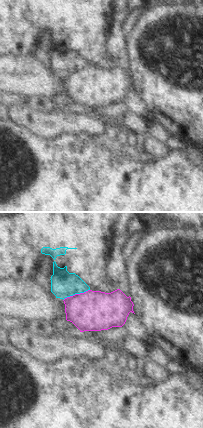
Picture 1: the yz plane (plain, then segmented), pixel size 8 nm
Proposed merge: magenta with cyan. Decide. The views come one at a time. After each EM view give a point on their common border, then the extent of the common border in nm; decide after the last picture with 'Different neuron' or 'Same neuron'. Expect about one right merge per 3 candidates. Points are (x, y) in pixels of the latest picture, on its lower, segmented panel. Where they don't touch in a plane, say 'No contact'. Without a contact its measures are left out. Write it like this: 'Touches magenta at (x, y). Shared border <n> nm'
Touches magenta at (76, 294). Shared border 240 nm

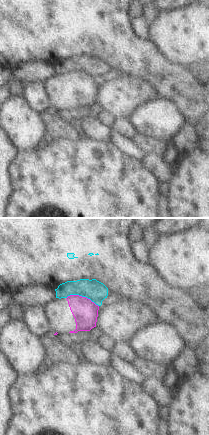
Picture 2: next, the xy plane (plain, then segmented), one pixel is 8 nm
Touches magenta at (81, 296). Shared border 280 nm

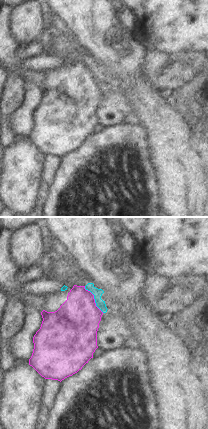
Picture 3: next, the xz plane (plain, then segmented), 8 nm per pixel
Touches magenta at (94, 299). Shared border 260 nm

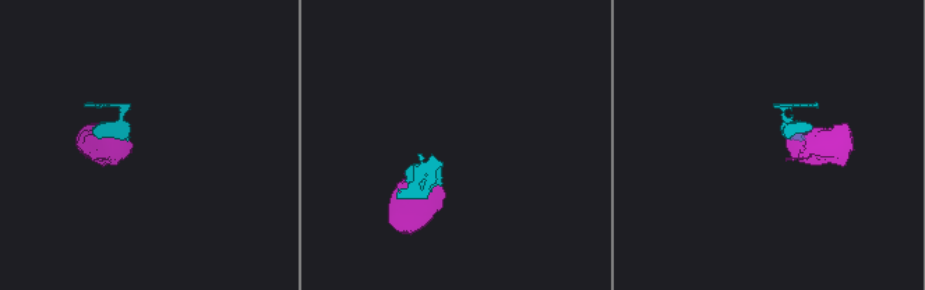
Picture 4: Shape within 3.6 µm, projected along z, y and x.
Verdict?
Different neuron

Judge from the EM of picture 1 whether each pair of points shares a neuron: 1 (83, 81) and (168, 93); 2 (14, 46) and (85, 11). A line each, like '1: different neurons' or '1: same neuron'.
1: different neurons
2: same neuron

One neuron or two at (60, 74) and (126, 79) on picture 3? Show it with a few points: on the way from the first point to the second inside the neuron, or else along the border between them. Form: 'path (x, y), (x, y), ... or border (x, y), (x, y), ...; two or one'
border (113, 82), (124, 89), (129, 99); two

